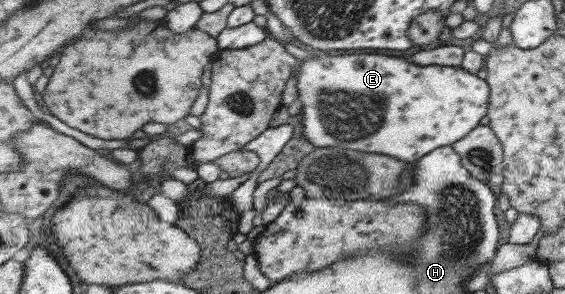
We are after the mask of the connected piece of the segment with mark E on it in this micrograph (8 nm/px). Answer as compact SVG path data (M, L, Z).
M340 55L306 58L297 69L297 91L299 92L299 100L303 105L301 114L304 116L304 136L316 148L338 147L365 153L380 153L390 155L406 163L421 160L422 157L434 152L436 149L453 146L458 141L464 140L468 134L472 134L474 129L478 128L478 122L482 117L487 115L487 108L490 104L489 86L478 74L470 73L462 66L421 66L413 64L404 55L402 57L386 57L386 55Z

